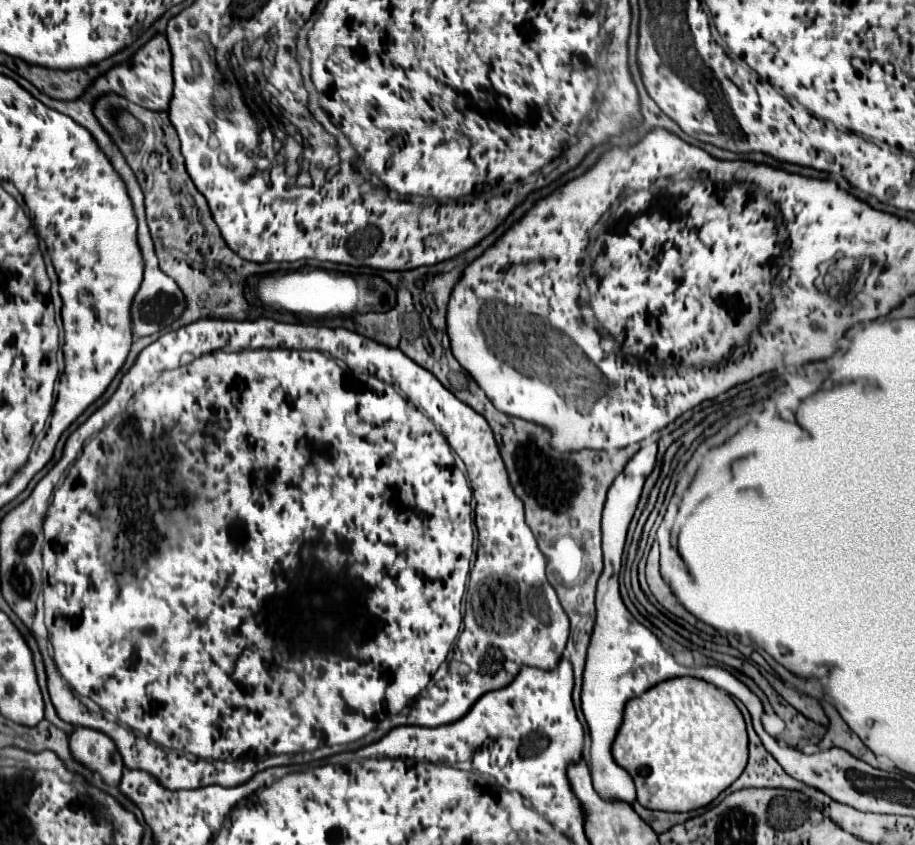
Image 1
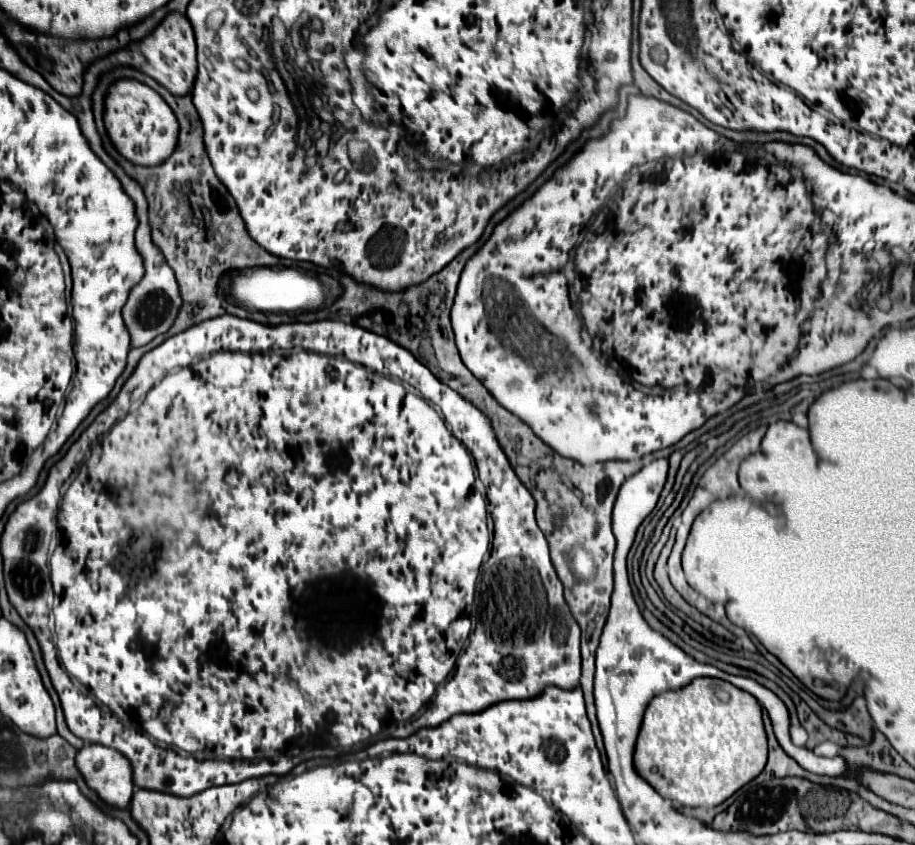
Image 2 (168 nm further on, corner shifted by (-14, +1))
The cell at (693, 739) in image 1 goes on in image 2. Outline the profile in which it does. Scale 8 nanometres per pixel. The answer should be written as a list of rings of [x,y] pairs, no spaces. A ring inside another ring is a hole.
[[[700,677],[684,689],[656,695],[636,741],[634,767],[678,807],[716,807],[758,777],[768,761],[760,703],[732,683]]]

